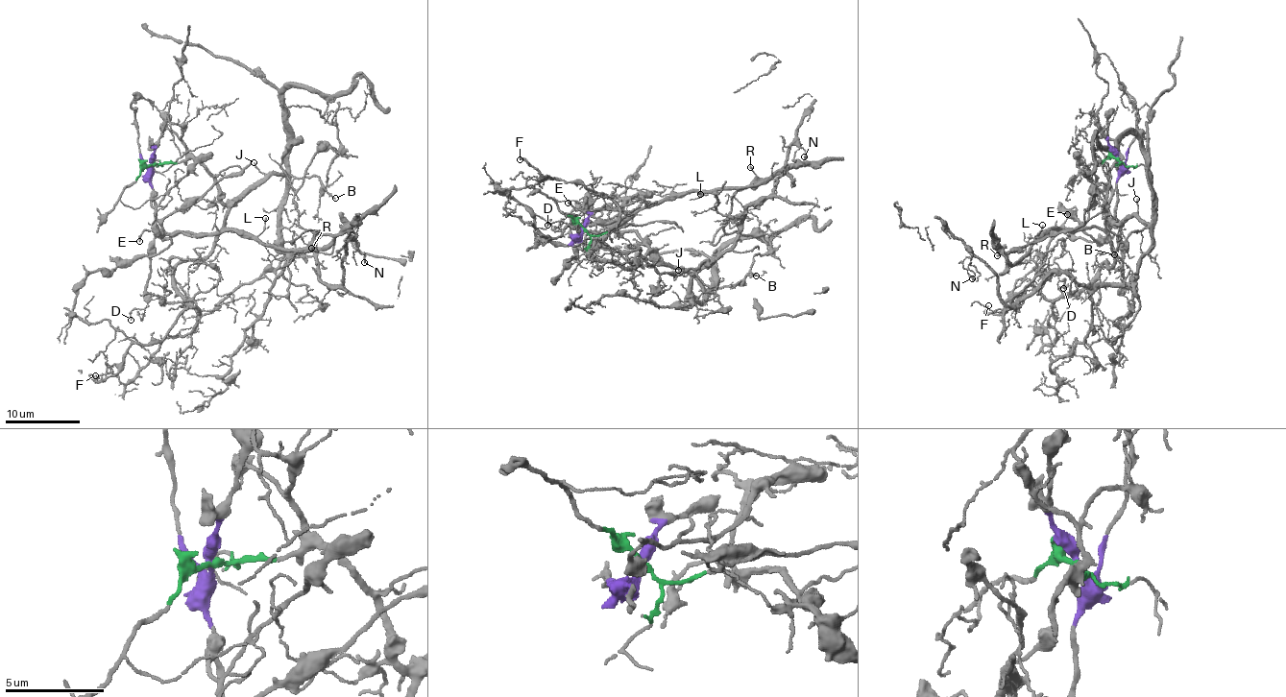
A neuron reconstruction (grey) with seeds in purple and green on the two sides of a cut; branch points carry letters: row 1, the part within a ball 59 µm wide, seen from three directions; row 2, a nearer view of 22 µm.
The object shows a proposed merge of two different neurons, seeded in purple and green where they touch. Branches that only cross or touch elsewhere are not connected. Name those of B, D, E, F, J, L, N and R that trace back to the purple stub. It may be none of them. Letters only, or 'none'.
E, L, R

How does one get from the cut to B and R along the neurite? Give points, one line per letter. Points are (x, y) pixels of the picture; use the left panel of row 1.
B: (153, 164), (198, 160), (225, 202), (242, 198), (271, 175), (288, 174), (318, 176), (335, 198)
R: (152, 163), (161, 238), (231, 229), (298, 249), (333, 237), (323, 235), (311, 249)

